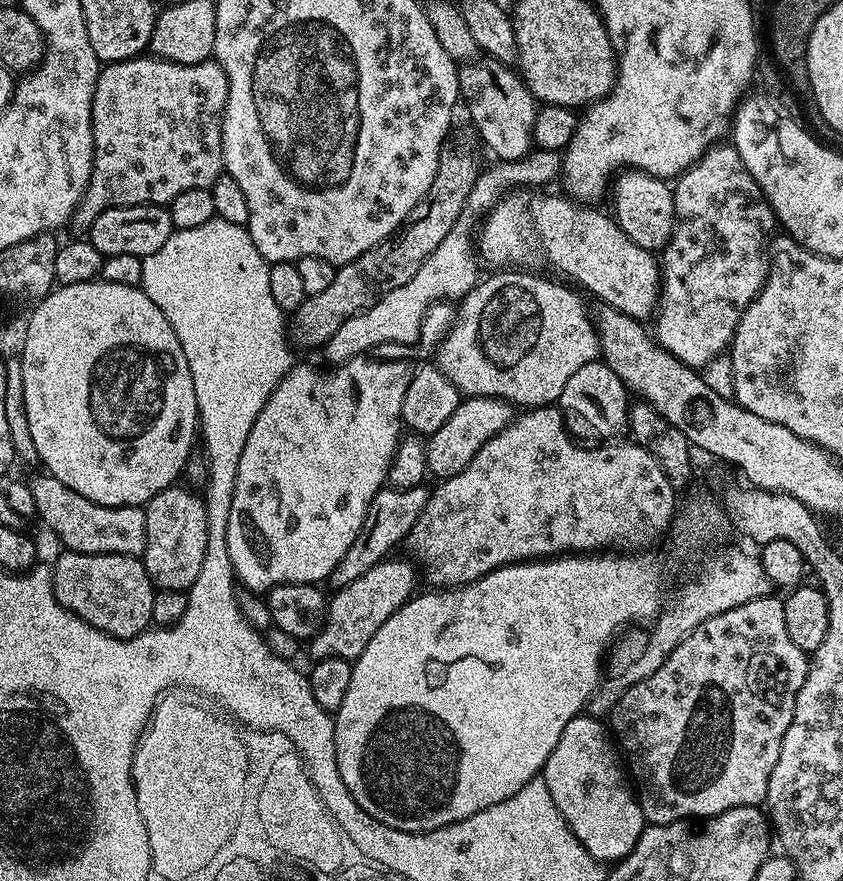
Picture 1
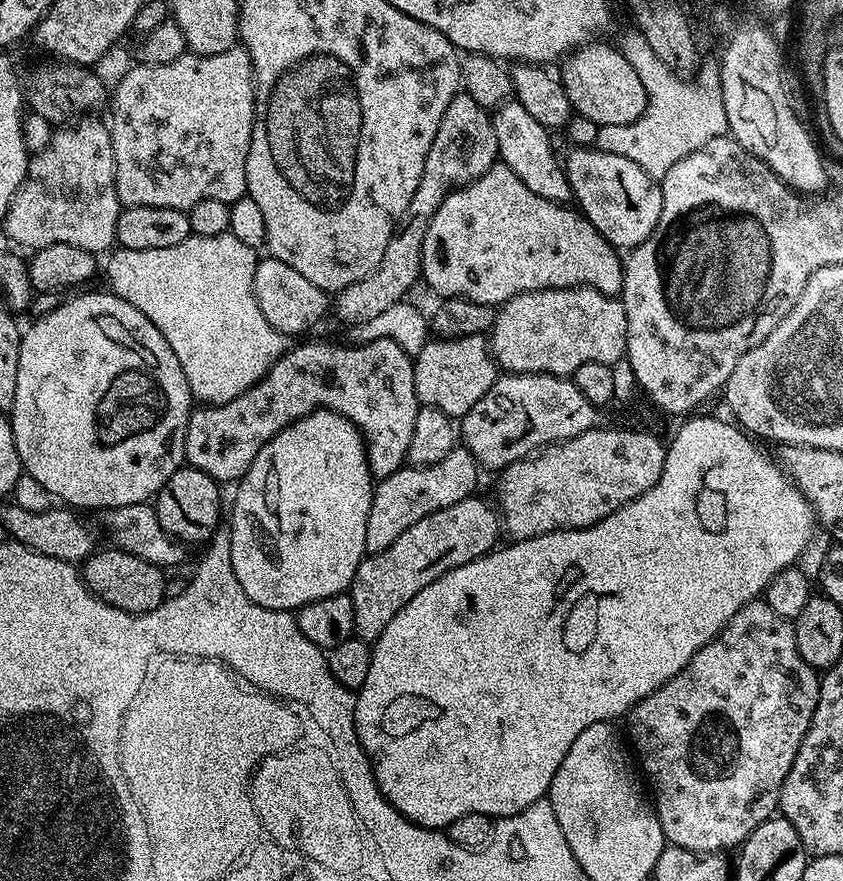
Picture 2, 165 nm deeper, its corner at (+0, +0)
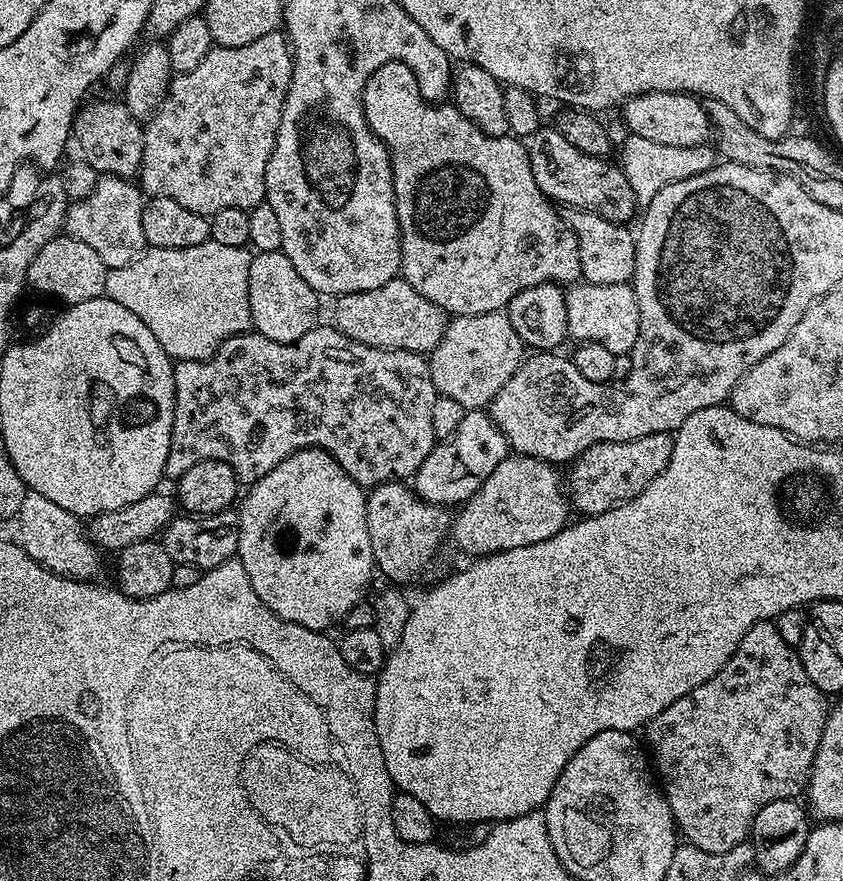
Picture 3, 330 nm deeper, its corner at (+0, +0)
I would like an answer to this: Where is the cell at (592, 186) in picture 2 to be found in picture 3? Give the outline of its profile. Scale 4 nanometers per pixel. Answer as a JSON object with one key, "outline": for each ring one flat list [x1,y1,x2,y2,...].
{"outline":[[541,126,535,135,527,137,526,147,534,182,542,194,557,205,596,212,610,222,623,225,638,212,634,190,630,190,630,182,626,182,626,174,619,163,611,164,611,159,582,154,578,146,566,142,555,126]]}

